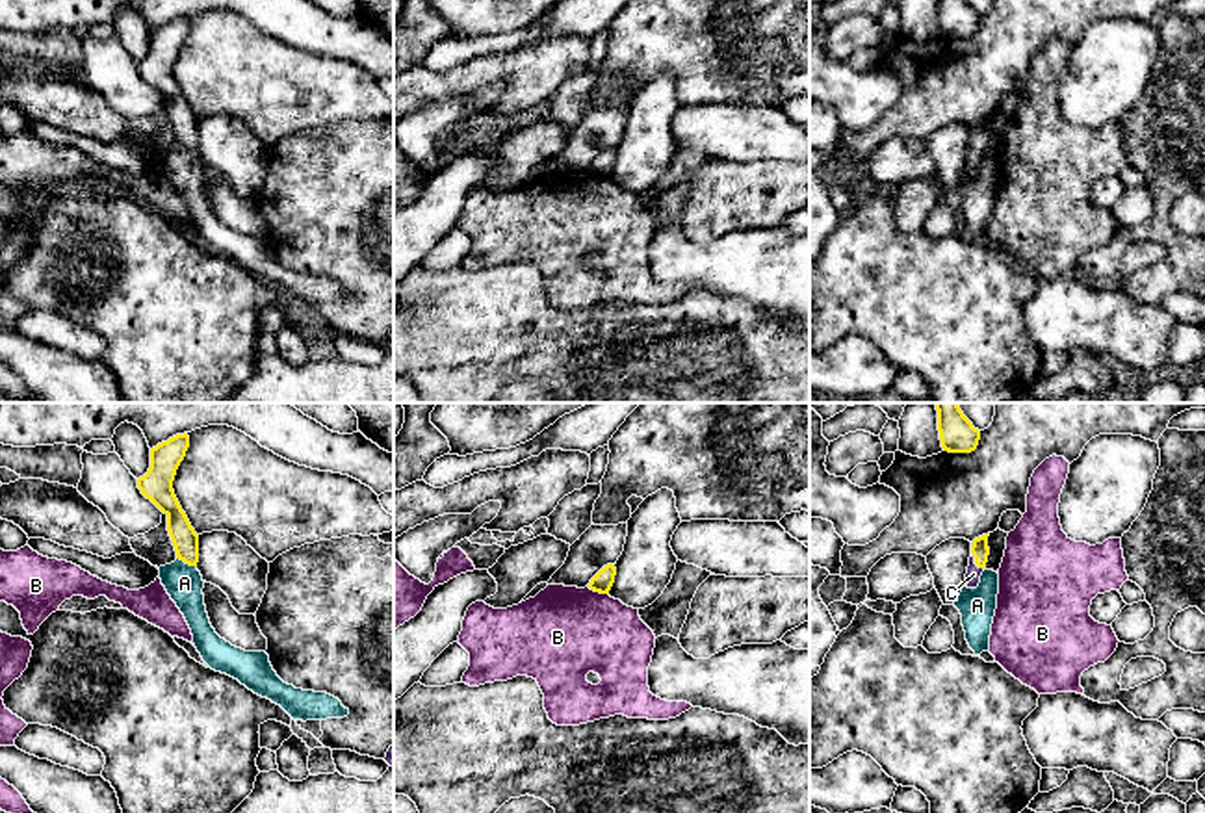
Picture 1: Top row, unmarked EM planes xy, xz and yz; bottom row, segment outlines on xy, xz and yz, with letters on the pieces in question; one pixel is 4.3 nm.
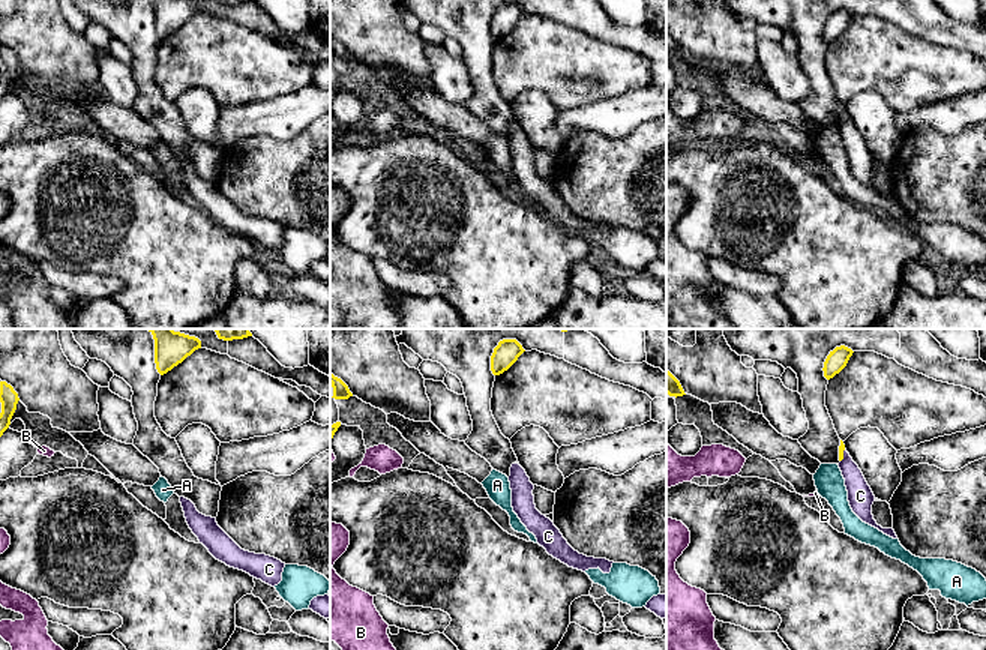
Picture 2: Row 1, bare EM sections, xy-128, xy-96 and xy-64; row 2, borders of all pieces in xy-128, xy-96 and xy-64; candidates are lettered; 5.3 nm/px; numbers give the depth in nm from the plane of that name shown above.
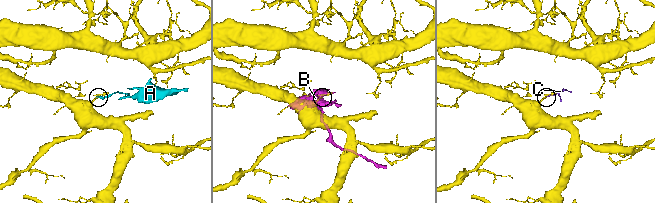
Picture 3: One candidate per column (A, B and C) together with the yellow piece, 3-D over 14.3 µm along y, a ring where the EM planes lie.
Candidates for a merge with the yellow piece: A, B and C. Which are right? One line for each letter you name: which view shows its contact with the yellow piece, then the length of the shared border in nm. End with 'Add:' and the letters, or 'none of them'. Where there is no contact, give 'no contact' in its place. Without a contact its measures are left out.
C: contact in yz; length 90 nm
Add: C

